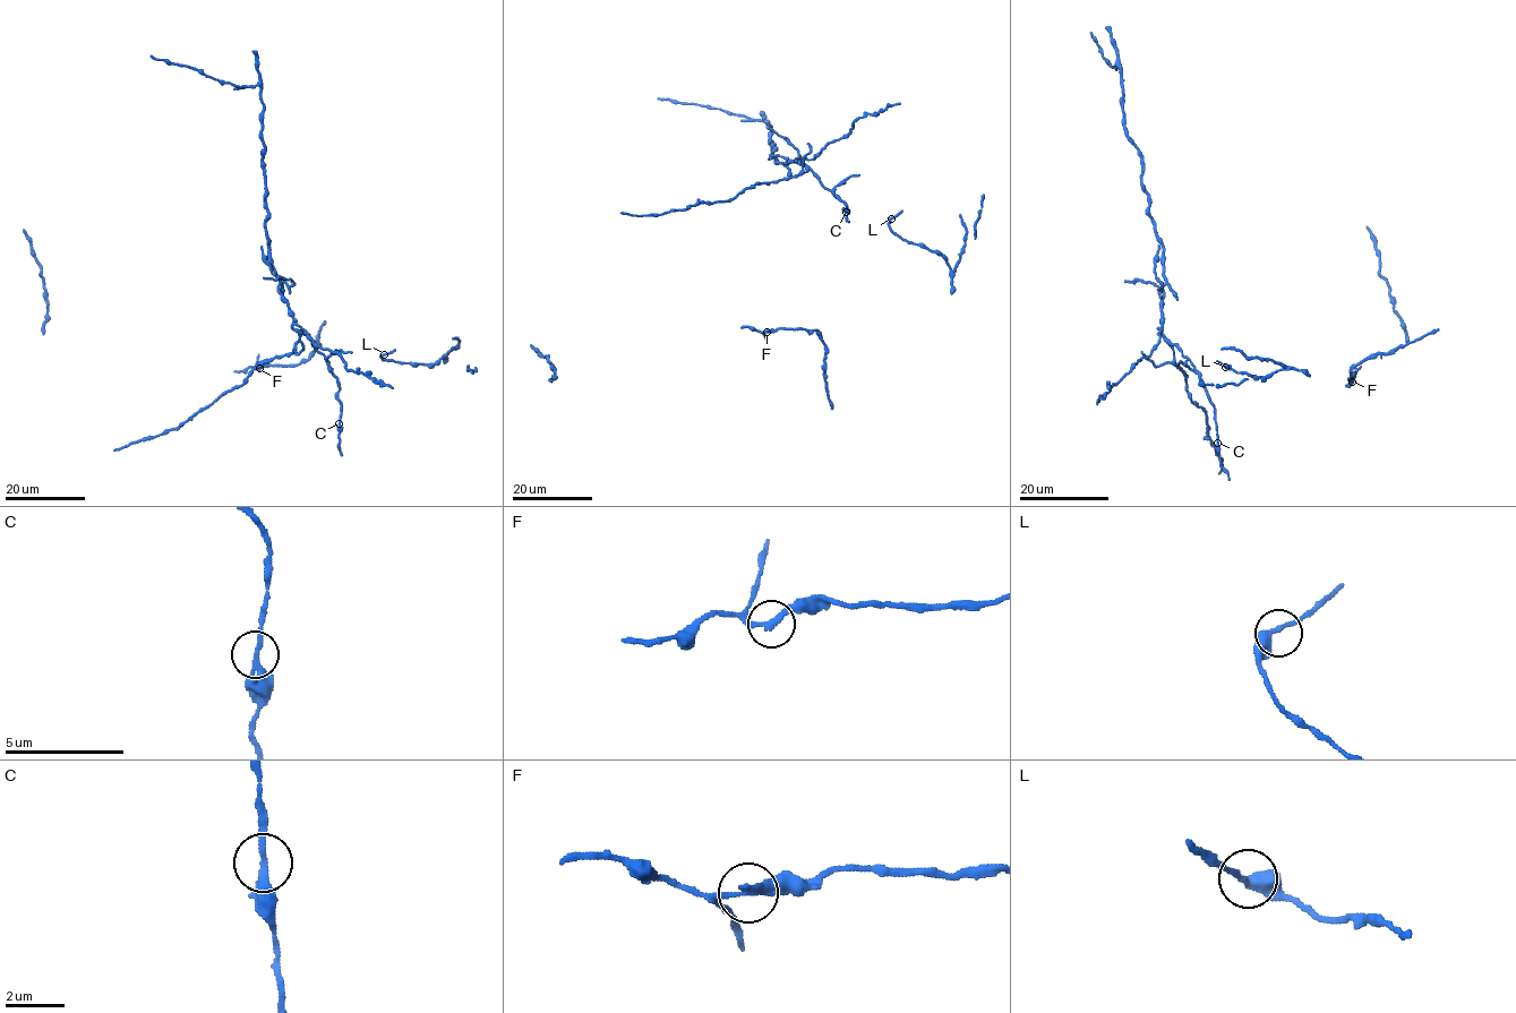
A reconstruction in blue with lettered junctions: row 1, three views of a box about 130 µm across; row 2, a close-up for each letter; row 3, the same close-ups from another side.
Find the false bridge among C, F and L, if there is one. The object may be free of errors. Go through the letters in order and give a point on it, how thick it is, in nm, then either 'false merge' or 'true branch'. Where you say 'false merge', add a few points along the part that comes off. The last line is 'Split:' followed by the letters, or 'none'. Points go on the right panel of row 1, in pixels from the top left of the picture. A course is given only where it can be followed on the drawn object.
C: place (1217, 443); calibre 240 nm; true branch
F: place (1352, 381); calibre 240 nm; true branch
L: place (1225, 367); calibre 280 nm; true branch
Split: none

